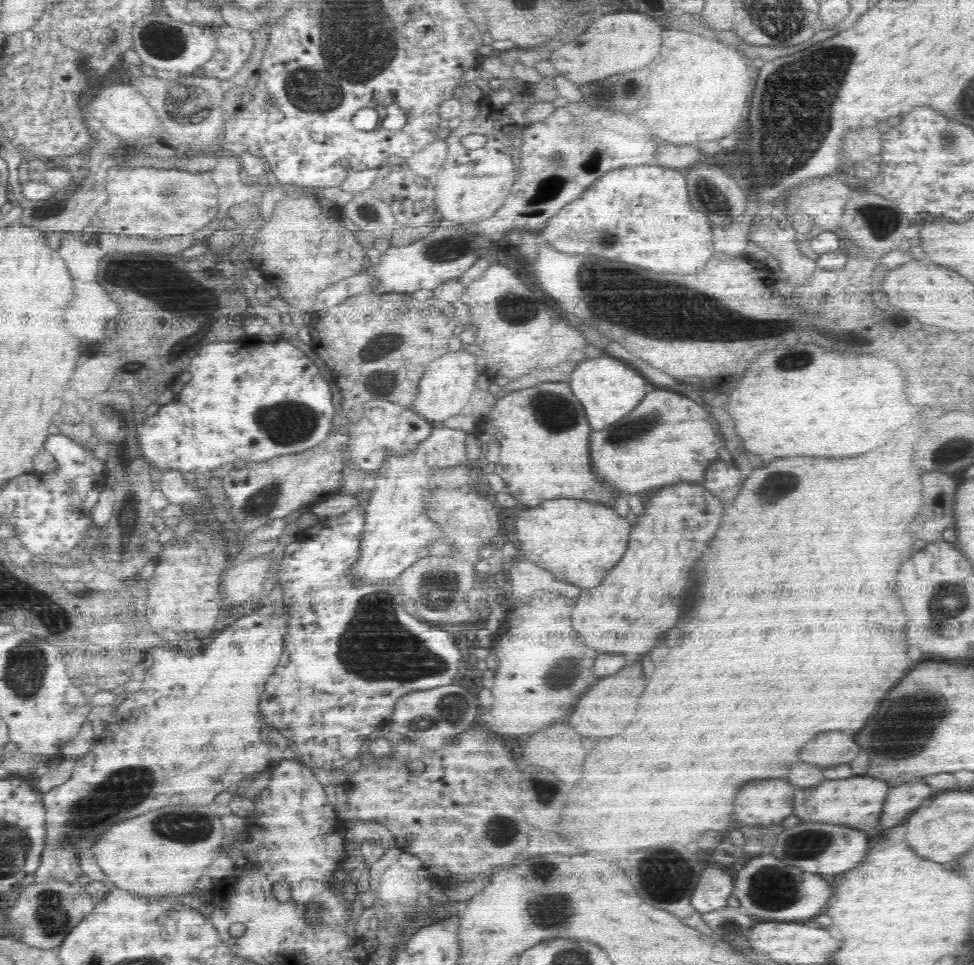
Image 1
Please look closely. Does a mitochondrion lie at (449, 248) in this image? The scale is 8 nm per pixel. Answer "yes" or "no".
yes

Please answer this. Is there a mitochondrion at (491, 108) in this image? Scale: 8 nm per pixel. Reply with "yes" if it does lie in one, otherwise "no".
no

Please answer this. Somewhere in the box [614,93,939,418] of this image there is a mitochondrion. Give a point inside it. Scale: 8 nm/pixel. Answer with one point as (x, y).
(880, 221)

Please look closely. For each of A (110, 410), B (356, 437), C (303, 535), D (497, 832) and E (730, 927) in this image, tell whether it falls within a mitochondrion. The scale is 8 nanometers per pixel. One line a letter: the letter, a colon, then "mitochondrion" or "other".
A: mitochondrion
B: other
C: other
D: mitochondrion
E: mitochondrion

